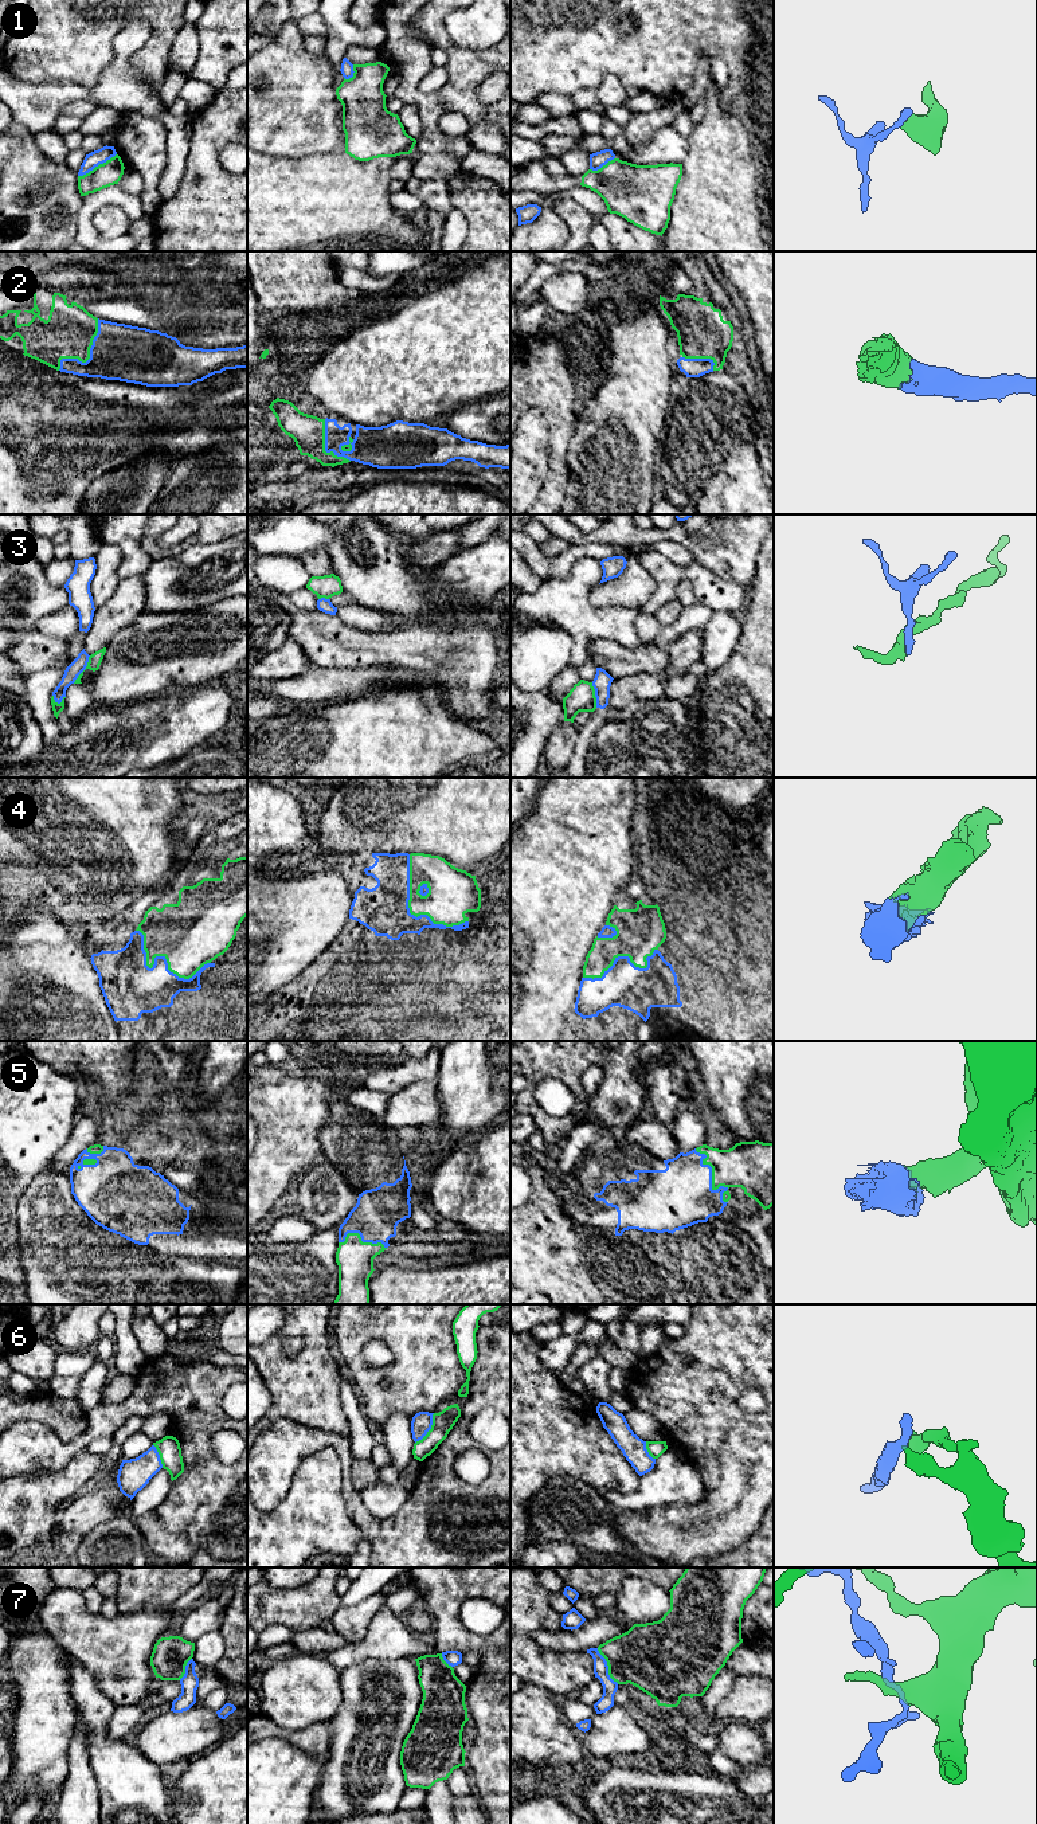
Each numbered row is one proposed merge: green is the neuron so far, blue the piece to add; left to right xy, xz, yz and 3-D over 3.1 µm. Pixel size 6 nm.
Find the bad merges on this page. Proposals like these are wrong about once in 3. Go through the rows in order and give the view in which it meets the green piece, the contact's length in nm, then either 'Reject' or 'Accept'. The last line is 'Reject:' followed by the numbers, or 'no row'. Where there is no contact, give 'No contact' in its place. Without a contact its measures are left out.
1: Touches green in xy. Shared border 280 nm. Reject
2: Touches green in xy. Shared border 400 nm. Accept
3: Touches green in xy. Shared border 200 nm. Reject
4: Touches green in xz. Shared border 550 nm. Accept
5: Touches green in yz. Shared border 380 nm. Accept
6: Touches green in xz. Shared border 220 nm. Reject
7: Touches green in yz. Shared border 260 nm. Reject
Reject: 1, 3, 6, 7

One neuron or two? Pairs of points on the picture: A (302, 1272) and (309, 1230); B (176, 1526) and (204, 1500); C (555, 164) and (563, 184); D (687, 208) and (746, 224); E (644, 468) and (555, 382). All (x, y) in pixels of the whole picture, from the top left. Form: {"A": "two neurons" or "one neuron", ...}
{"A": "two neurons", "B": "one neuron", "C": "two neurons", "D": "one neuron", "E": "two neurons"}

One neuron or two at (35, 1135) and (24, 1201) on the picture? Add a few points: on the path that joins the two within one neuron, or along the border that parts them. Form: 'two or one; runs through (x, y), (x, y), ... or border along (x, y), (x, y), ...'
two; border along (49, 1165), (24, 1181)

